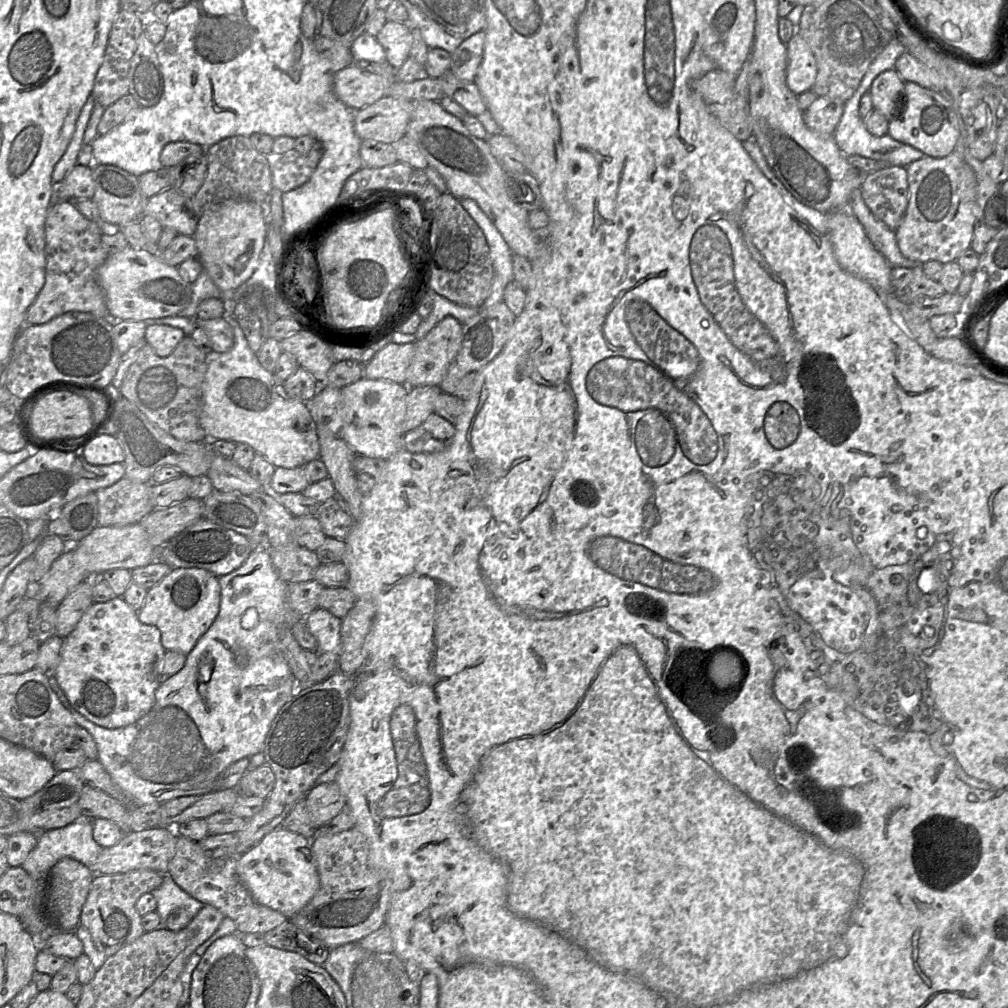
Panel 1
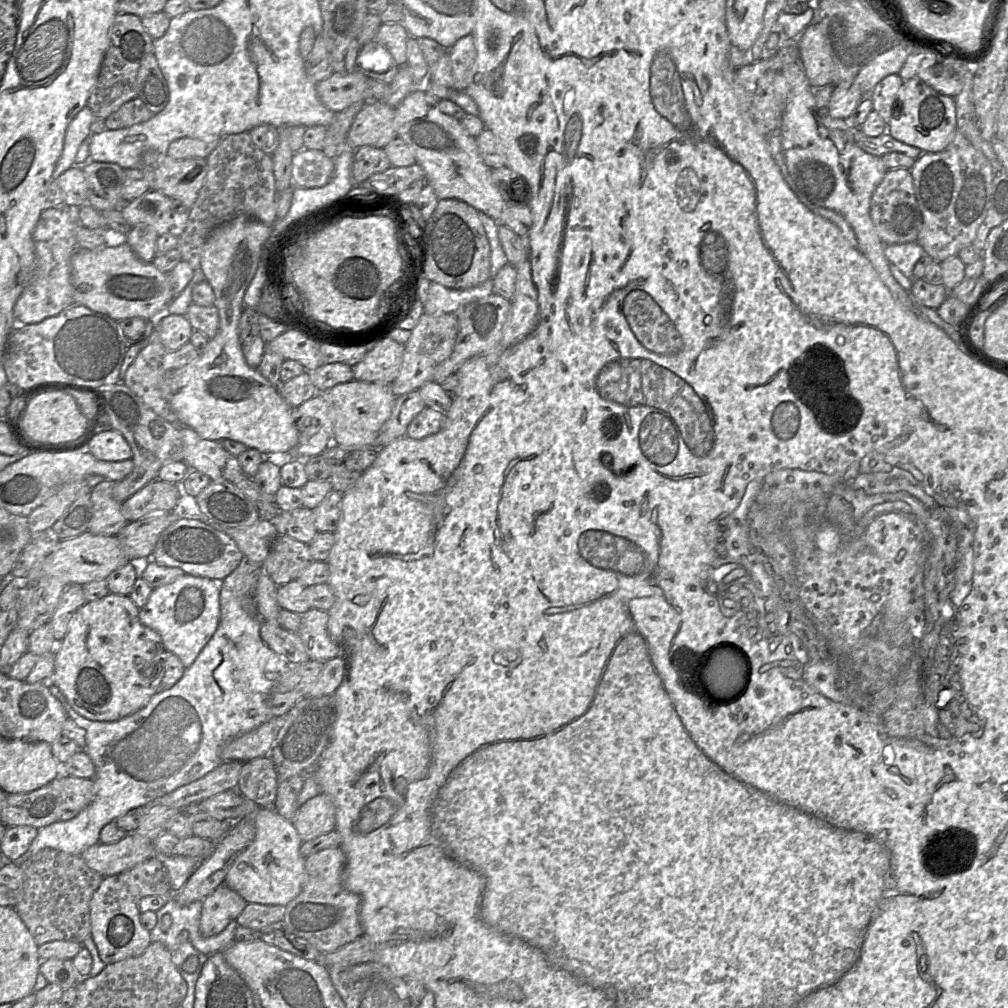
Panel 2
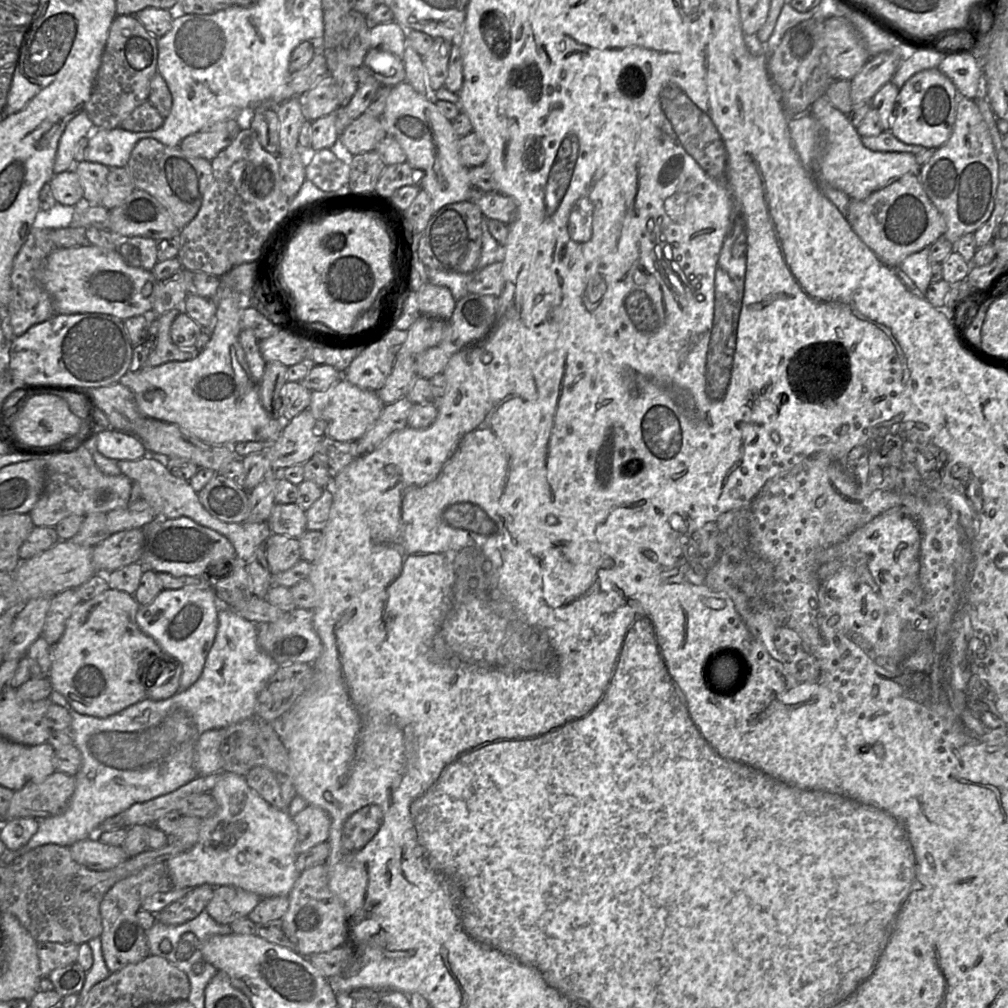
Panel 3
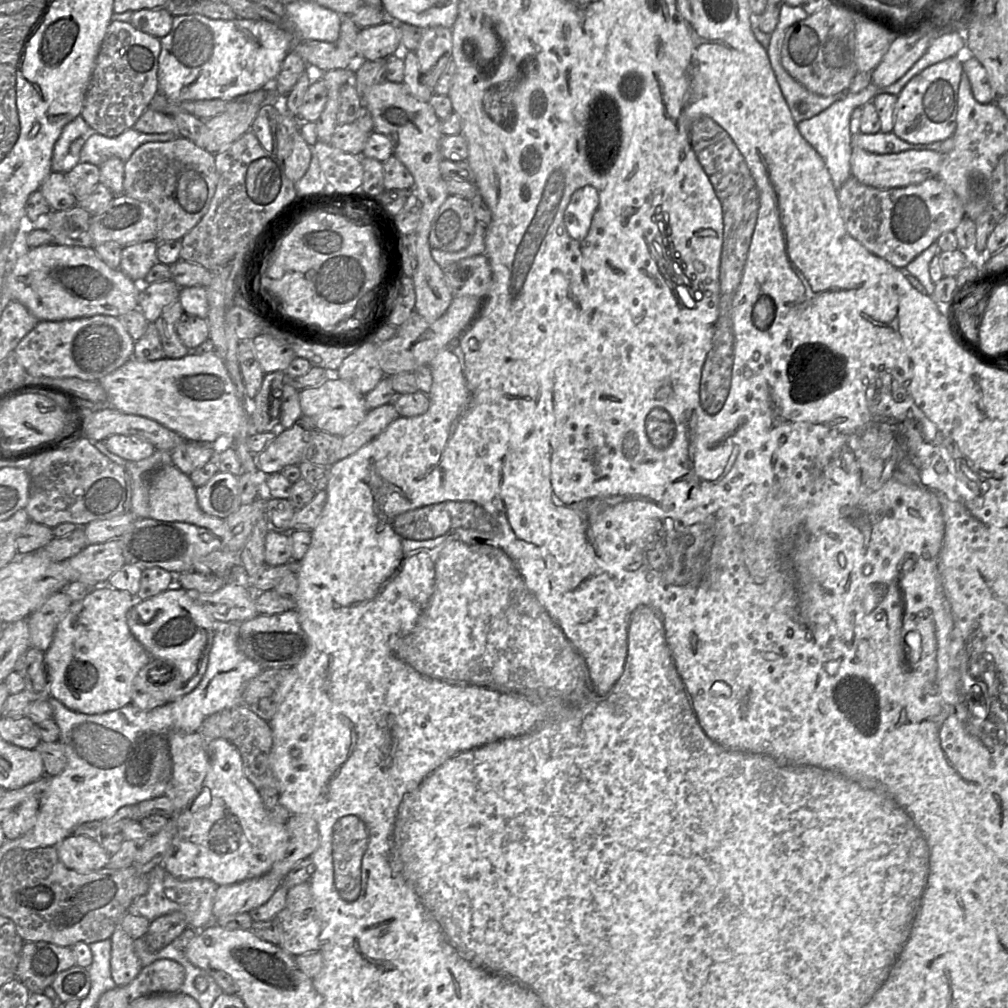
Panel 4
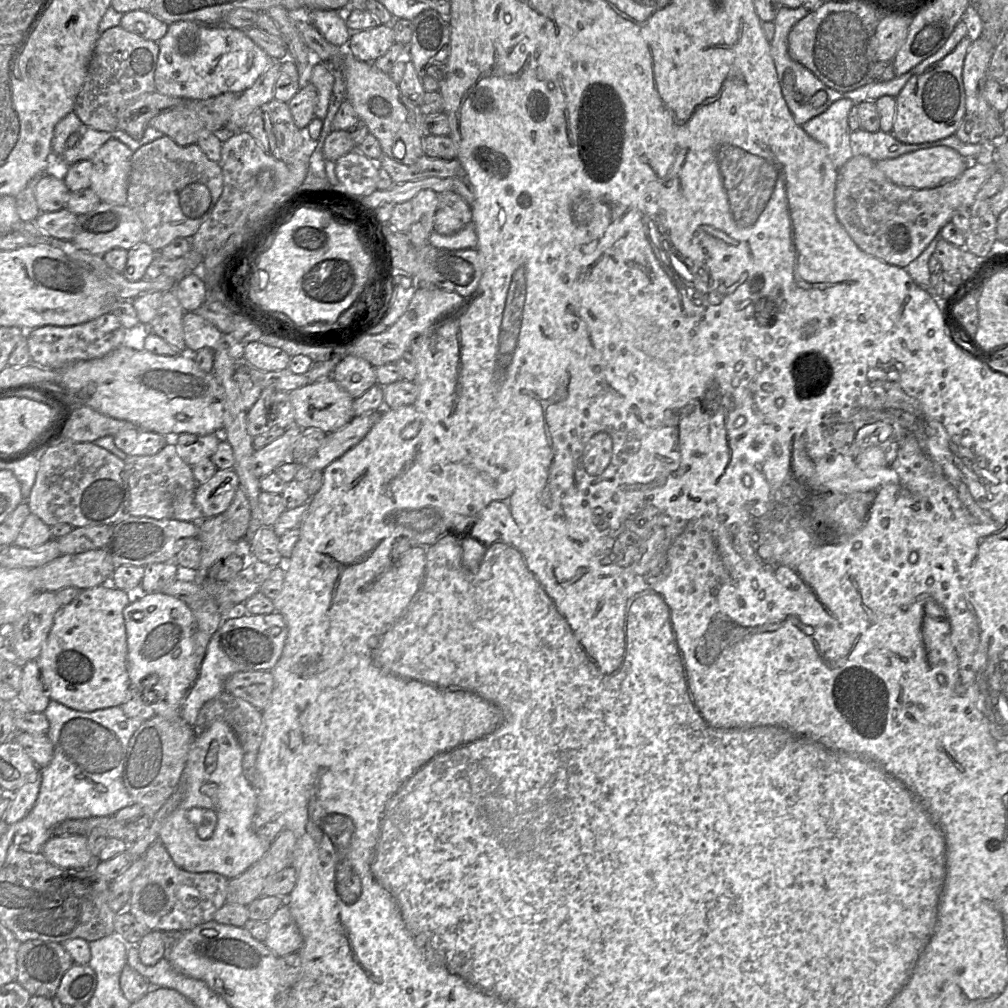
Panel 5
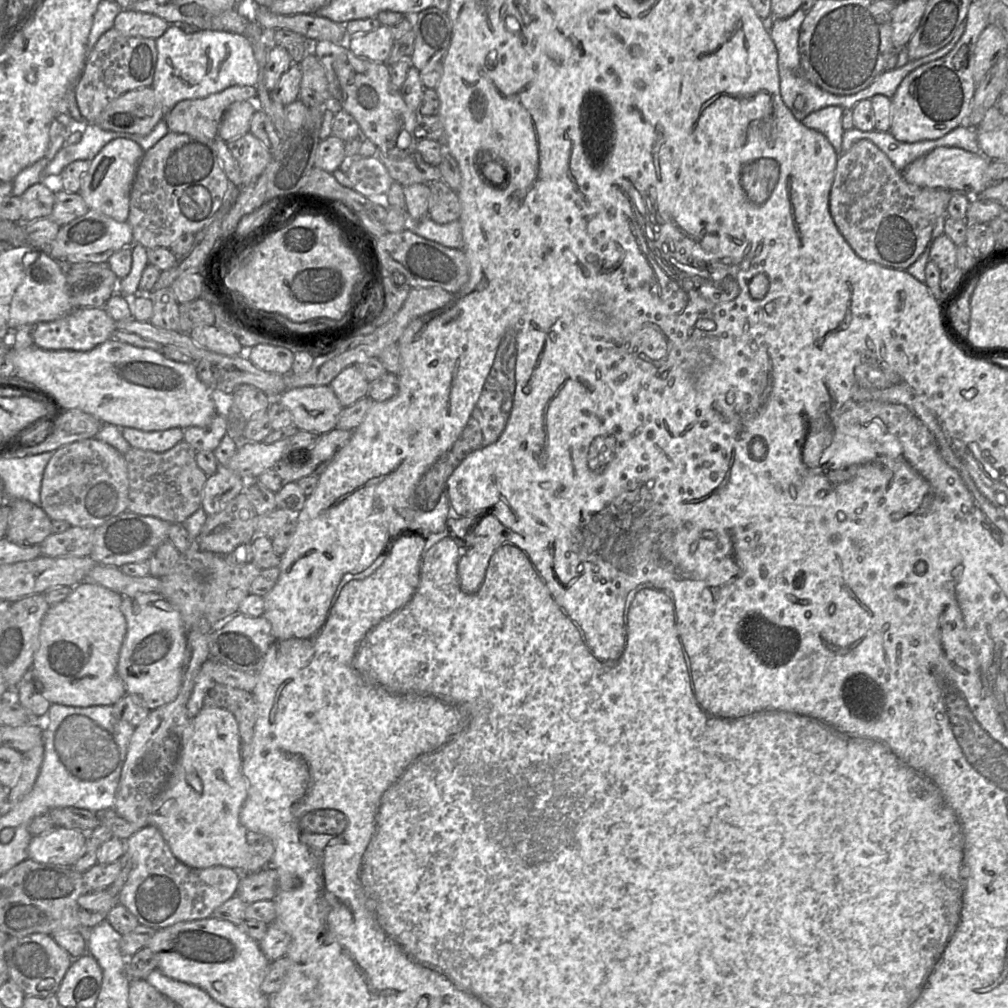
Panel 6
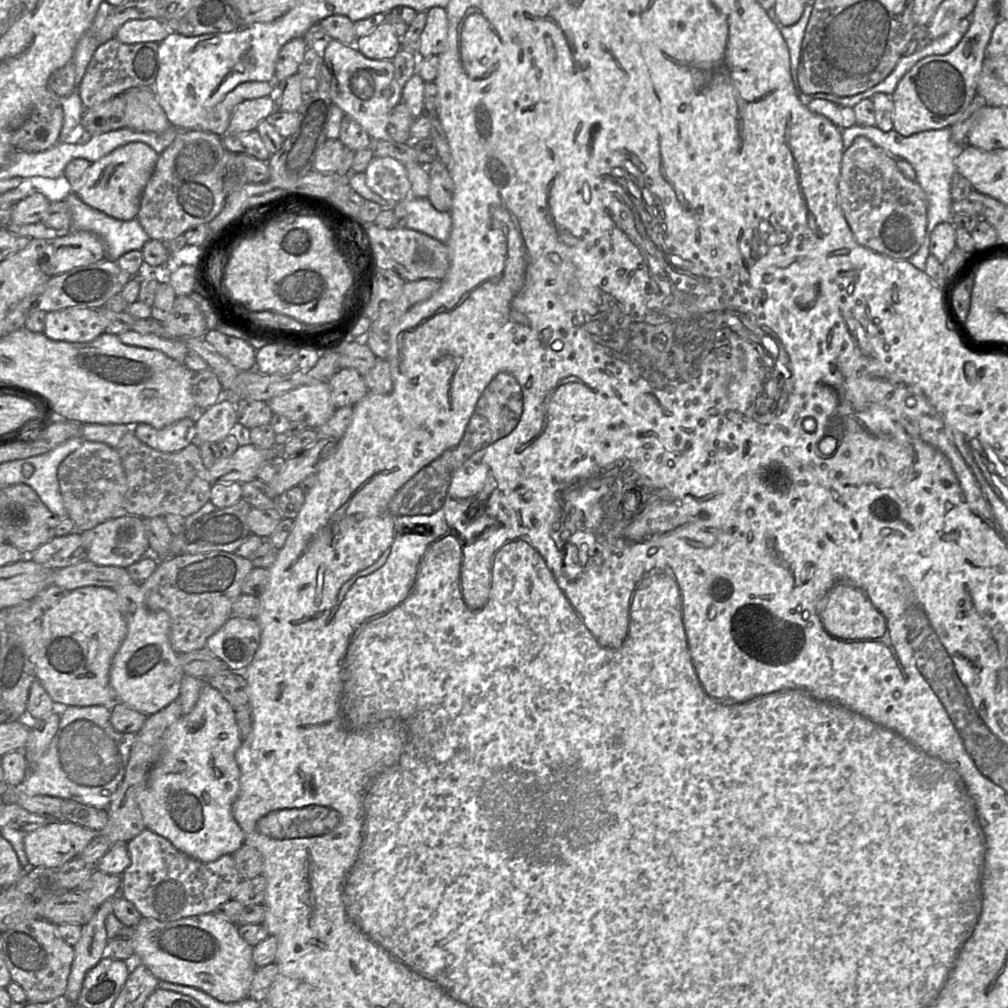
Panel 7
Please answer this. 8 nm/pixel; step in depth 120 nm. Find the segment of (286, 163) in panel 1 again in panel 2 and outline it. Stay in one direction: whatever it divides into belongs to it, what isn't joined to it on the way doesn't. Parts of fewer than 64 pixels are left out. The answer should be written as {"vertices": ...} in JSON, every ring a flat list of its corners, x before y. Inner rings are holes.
{"vertices":[[304,148,295,152,292,158,292,186,300,188,316,188,326,185,334,173,334,159,327,157,322,150]]}

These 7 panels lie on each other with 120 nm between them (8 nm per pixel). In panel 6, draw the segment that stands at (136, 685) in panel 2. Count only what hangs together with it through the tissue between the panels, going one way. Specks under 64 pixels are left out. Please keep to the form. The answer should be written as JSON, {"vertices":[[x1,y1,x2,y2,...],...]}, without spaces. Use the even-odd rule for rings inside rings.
{"vertices":[[83,581,69,596,46,612,39,634,38,648,34,653,32,669,42,683,42,694,51,704,73,707,114,706,127,695,117,667,120,650,127,632,126,618,121,611,123,596,100,584]]}

